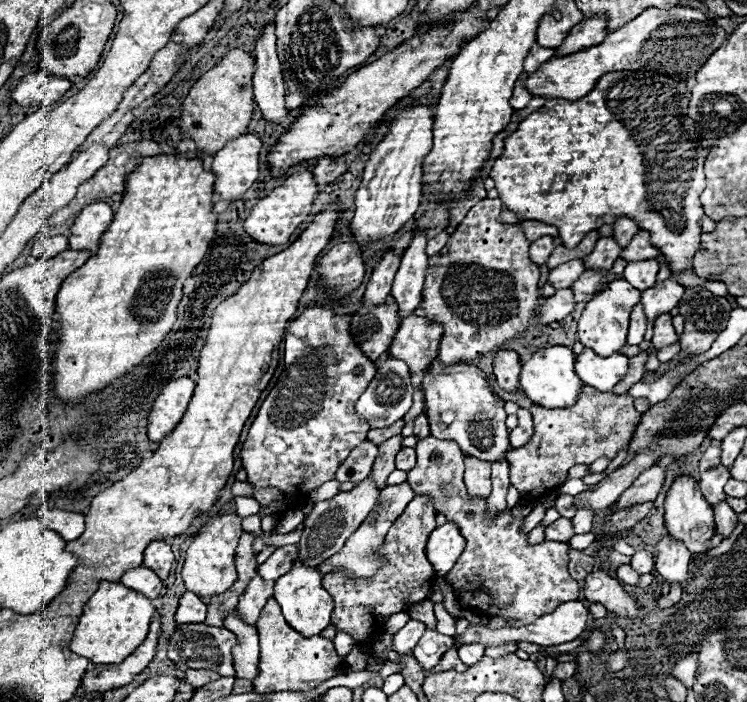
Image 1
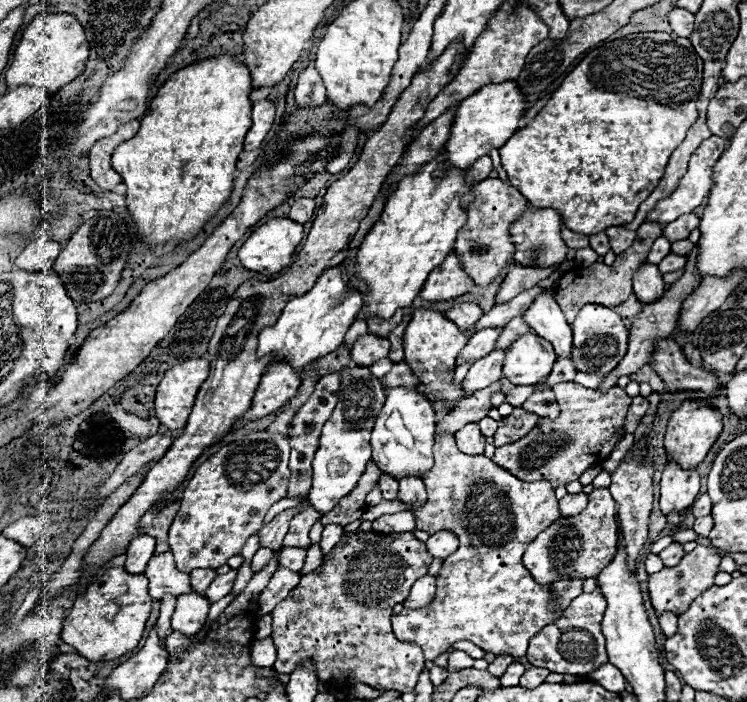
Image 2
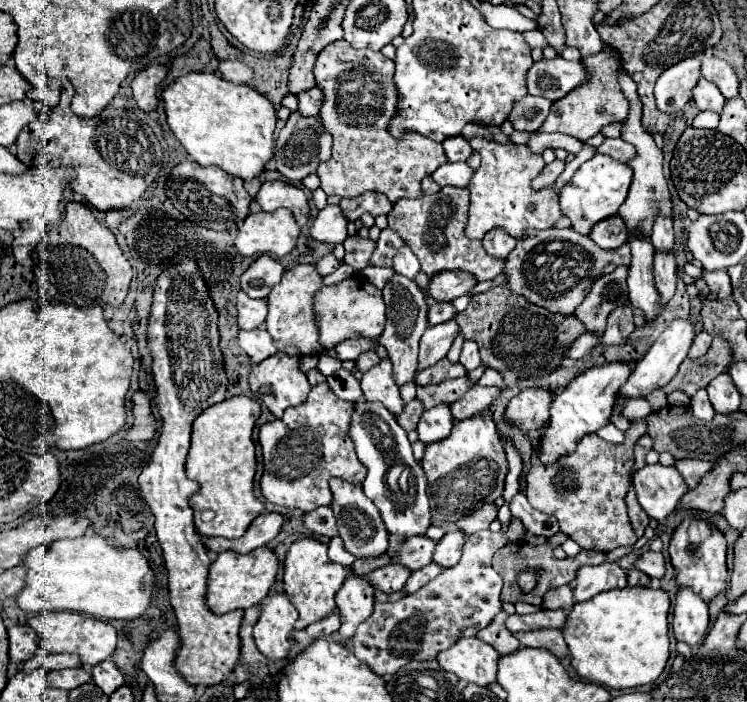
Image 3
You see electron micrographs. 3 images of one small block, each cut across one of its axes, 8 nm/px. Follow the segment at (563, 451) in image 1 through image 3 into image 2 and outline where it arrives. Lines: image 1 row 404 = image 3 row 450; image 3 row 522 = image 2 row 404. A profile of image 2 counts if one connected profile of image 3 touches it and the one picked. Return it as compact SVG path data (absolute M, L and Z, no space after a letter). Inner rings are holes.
M562 382L552 390L560 404L560 416L556 420L540 418L538 426L522 440L496 448L492 460L524 482L548 480L552 488L558 488L578 480L586 468L596 462L604 462L610 456L624 436L624 418L632 398L618 386L604 394L572 382Z

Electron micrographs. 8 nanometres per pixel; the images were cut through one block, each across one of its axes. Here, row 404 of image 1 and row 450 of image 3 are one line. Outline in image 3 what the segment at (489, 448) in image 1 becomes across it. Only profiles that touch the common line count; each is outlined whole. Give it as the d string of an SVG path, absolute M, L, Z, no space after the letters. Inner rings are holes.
M476 414L456 422L450 436L426 446L422 468L428 478L428 498L434 520L456 522L486 502L500 498L504 490L504 478L508 474L508 462L492 416Z

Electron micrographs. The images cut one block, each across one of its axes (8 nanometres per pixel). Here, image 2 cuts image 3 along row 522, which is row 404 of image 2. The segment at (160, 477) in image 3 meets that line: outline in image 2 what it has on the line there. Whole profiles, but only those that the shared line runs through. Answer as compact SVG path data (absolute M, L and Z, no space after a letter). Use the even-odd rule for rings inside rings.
M198 358L176 364L164 374L154 398L160 424L164 424L168 430L184 428L194 406L196 392L208 378L208 372L210 362L206 358Z

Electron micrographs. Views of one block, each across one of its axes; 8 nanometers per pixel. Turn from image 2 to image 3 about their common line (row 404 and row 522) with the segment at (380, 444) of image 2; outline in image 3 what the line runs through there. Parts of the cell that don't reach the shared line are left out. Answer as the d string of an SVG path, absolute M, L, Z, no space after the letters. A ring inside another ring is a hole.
M358 400L354 402L352 412L352 426L350 426L350 440L354 442L356 454L362 464L368 468L368 476L362 482L364 494L374 502L380 510L384 526L388 534L410 538L410 536L424 536L430 526L430 502L426 496L426 476L422 466L404 454L404 450L412 450L406 438L406 432L398 426L396 418L376 400ZM400 468L398 478L390 478L390 470Z

